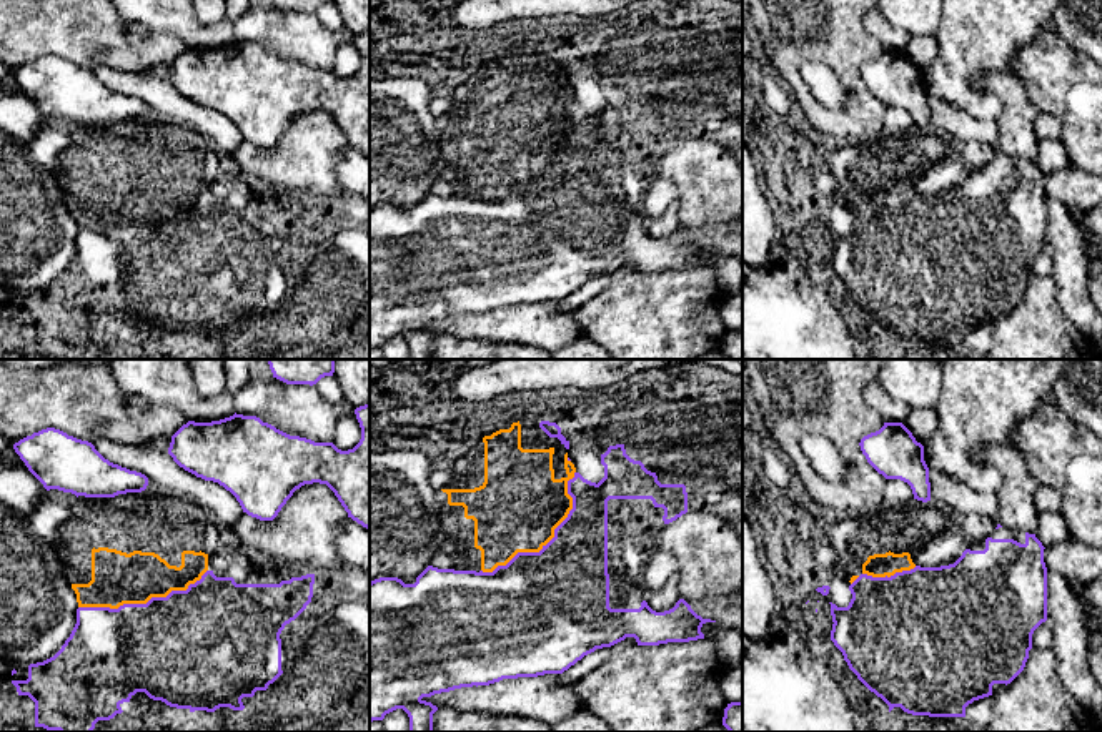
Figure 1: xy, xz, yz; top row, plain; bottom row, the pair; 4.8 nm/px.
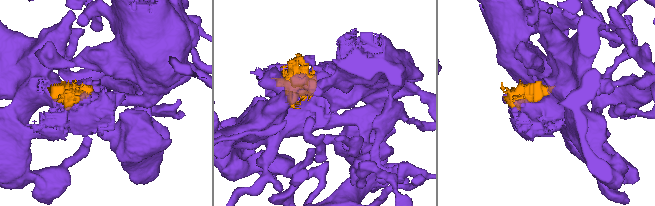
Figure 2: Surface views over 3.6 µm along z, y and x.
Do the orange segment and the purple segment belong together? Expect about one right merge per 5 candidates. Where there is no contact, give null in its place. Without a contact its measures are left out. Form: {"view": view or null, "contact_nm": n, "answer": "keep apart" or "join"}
{"view": "xz", "contact_nm": 650, "answer": "keep apart"}

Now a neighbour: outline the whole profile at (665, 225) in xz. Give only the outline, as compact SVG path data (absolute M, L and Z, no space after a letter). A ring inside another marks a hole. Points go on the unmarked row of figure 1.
M676 200L664 213L651 218L648 233L656 240L664 240L673 236L679 226L679 201Z

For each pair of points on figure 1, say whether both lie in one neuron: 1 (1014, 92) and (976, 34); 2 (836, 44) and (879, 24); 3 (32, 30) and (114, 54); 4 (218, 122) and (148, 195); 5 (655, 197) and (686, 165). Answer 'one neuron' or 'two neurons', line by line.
1: two neurons
2: two neurons
3: one neuron
4: two neurons
5: two neurons

